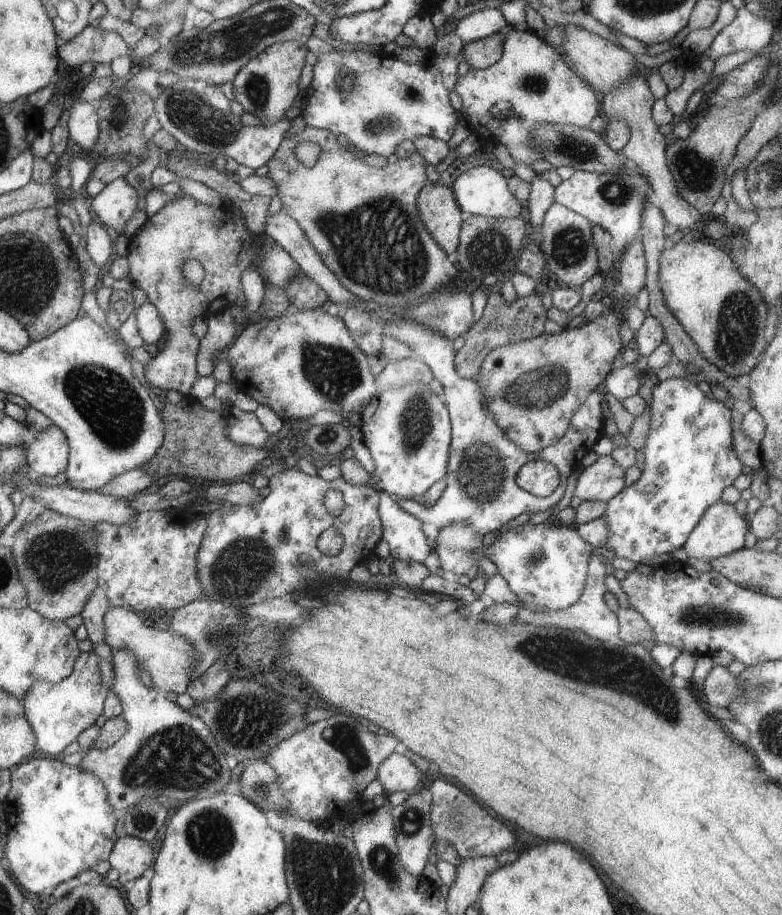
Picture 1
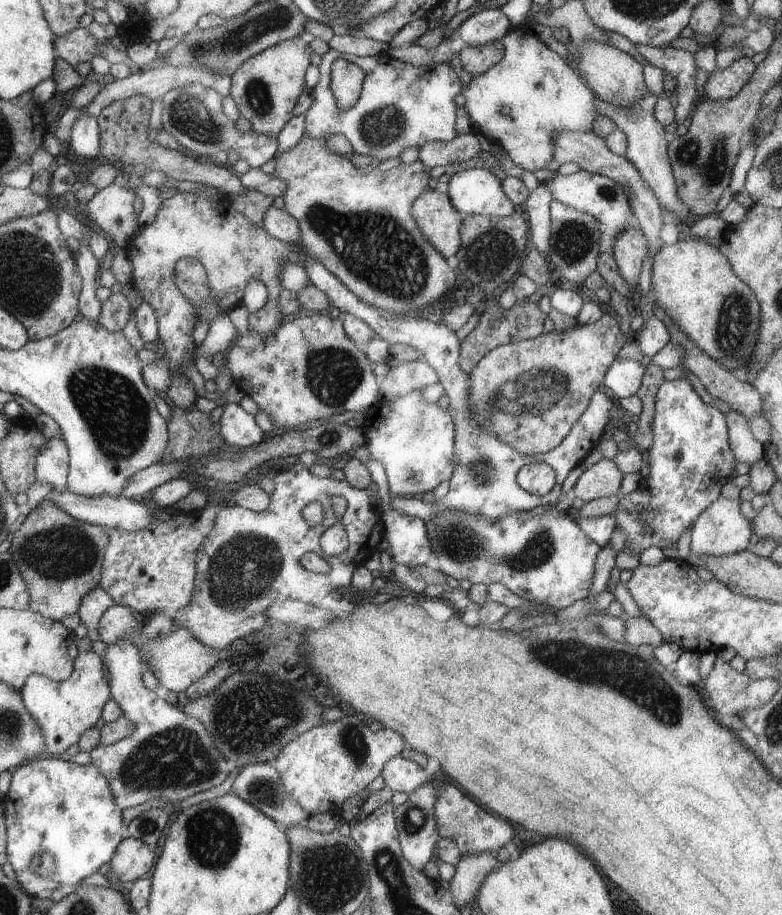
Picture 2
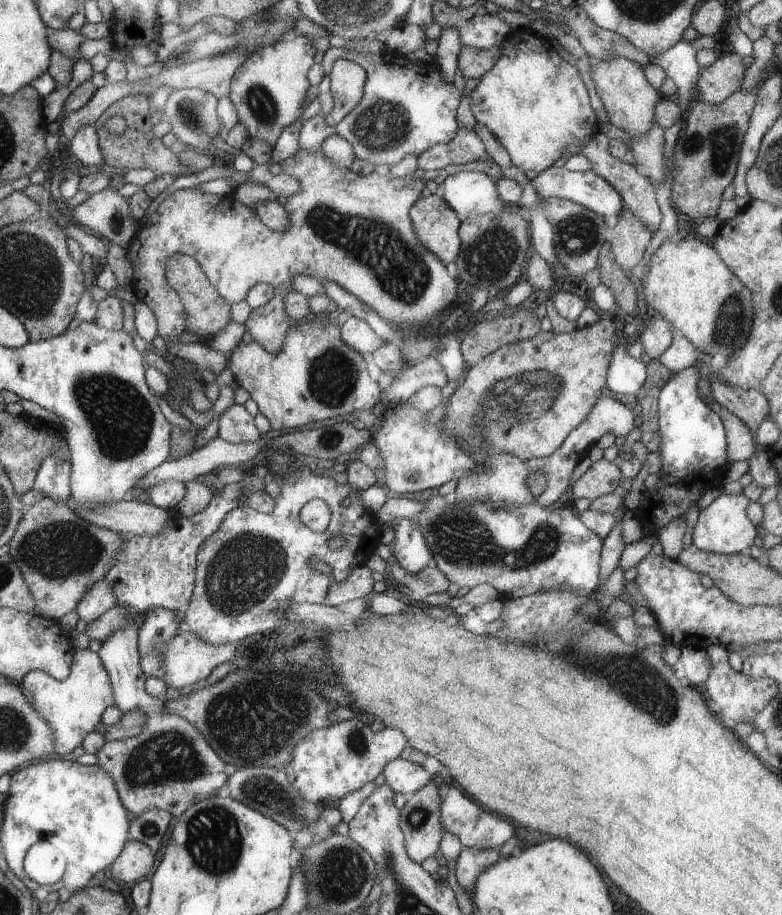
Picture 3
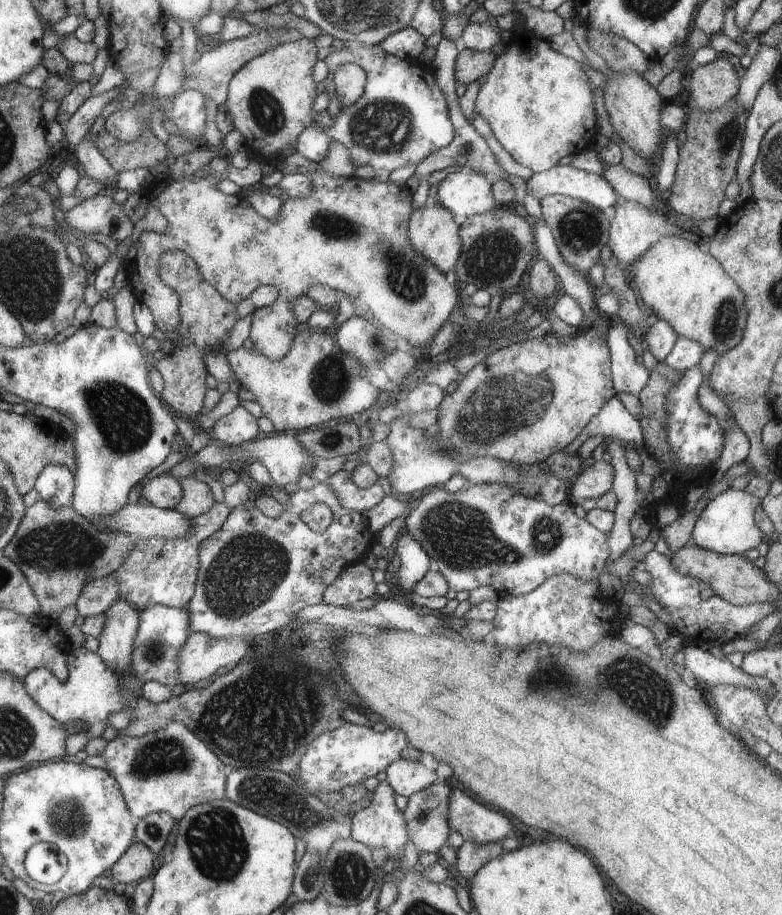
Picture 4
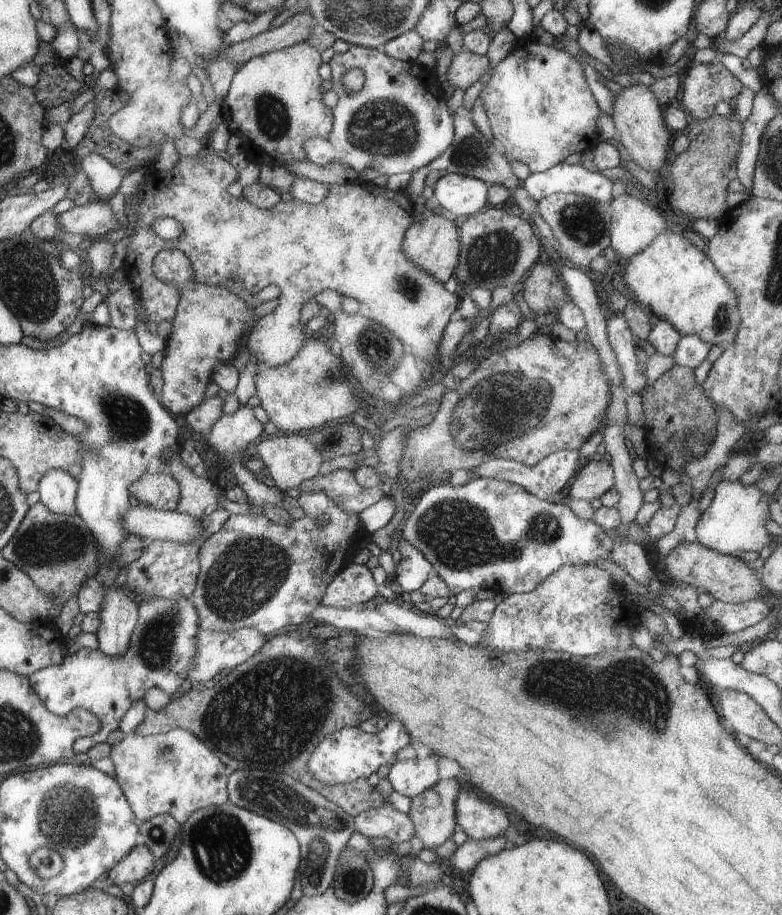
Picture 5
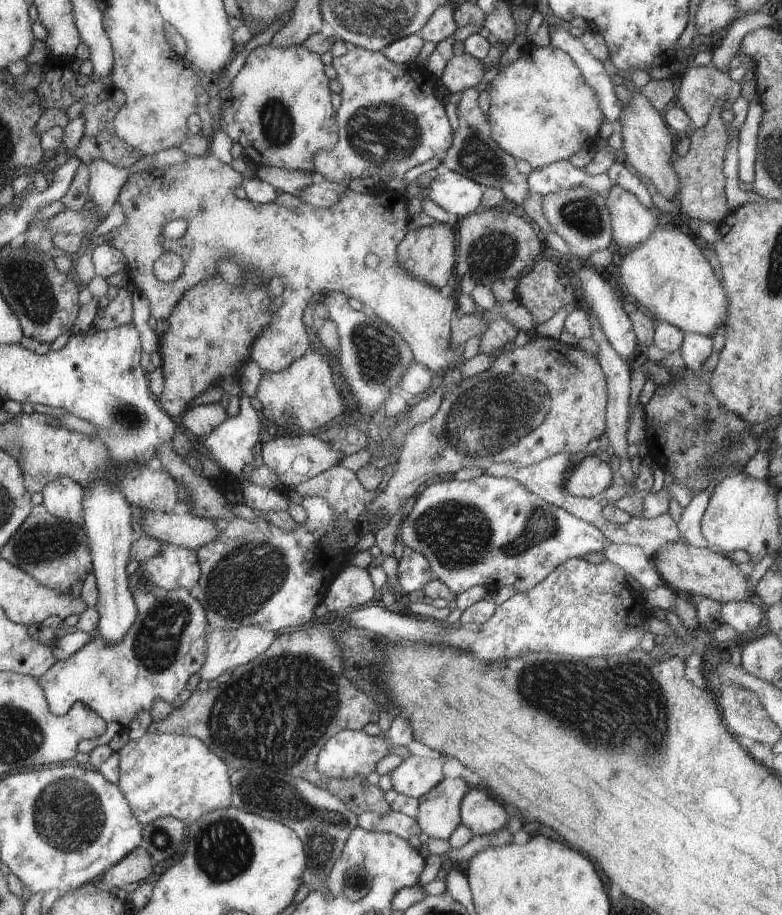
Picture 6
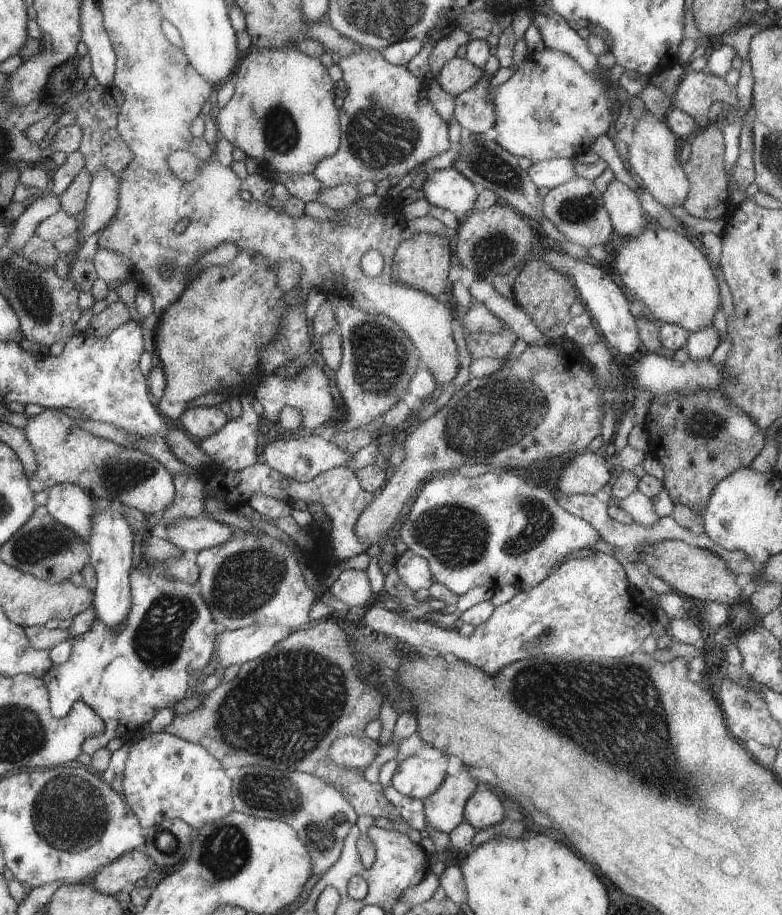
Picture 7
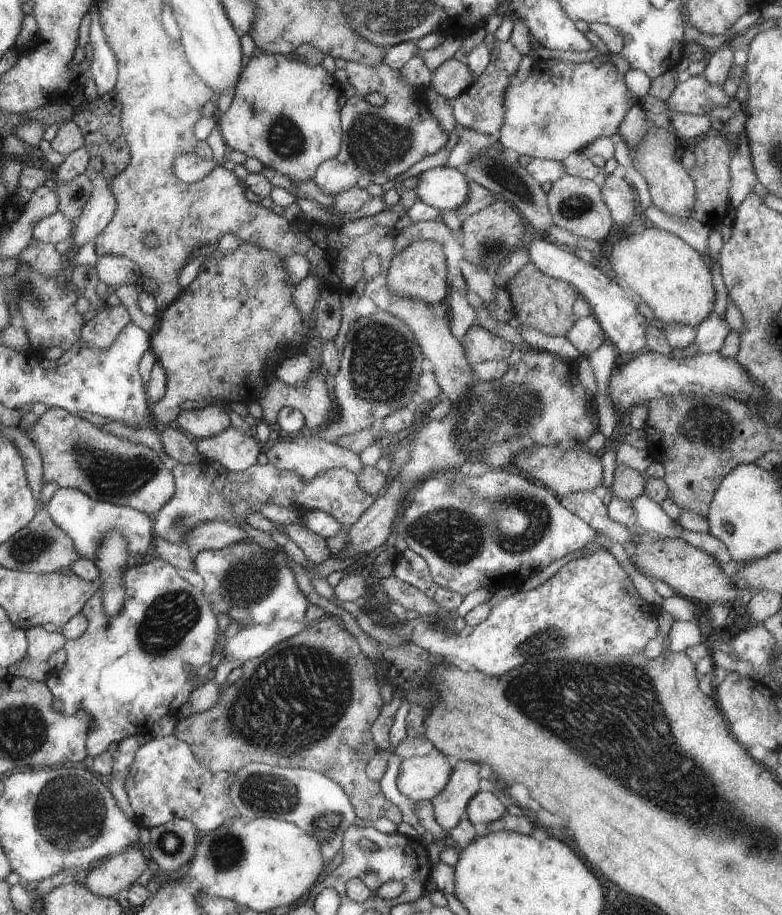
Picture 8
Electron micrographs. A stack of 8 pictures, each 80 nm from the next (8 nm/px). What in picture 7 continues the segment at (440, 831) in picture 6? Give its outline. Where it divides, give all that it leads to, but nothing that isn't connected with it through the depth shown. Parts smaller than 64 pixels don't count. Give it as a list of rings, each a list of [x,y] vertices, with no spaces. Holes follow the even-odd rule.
[[[462,768],[458,776],[446,776],[438,790],[424,798],[426,828],[449,834],[464,818],[464,806],[468,798],[477,790],[470,769]]]

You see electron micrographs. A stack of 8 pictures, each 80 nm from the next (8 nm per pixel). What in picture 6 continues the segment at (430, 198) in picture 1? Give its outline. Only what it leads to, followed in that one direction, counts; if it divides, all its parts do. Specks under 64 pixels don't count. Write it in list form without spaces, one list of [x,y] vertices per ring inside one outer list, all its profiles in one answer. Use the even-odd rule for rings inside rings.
[[[436,223],[436,226],[420,227],[414,231],[408,231],[408,234],[398,243],[397,263],[402,270],[415,279],[440,290],[452,282],[450,276],[452,272],[453,274],[455,272],[456,243],[455,228],[448,224]]]

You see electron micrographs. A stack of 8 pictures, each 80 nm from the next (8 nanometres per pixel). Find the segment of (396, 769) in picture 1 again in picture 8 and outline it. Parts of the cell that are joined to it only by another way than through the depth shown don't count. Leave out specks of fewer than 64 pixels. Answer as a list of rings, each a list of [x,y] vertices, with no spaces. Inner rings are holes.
[[[434,748],[426,756],[403,759],[396,778],[398,790],[403,796],[414,800],[432,801],[444,790],[453,769],[446,755]]]

